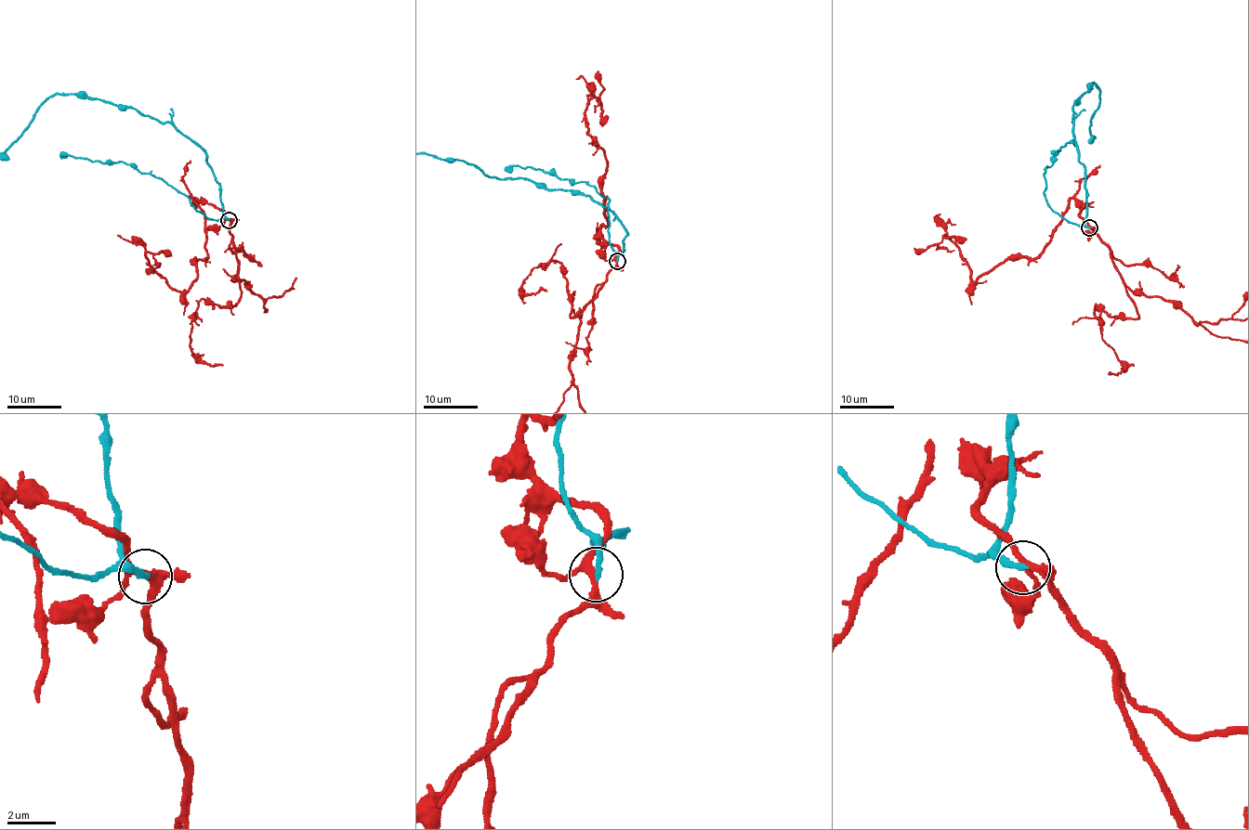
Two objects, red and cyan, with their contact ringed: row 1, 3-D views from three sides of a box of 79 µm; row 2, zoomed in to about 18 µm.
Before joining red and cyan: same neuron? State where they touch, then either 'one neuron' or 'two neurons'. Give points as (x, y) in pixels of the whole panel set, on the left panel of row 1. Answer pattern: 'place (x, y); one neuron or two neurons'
place (229, 220); two neurons

